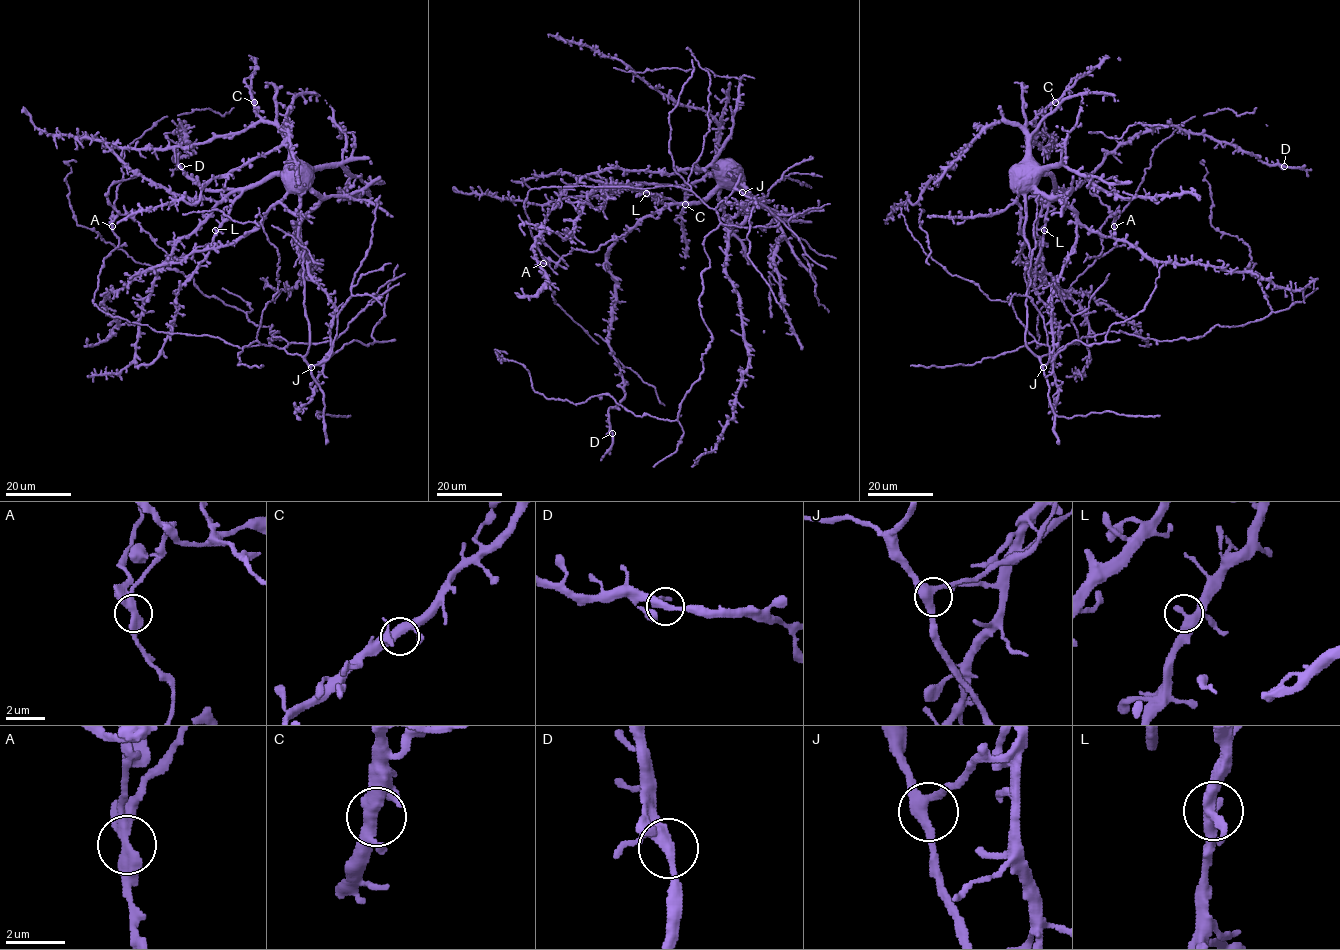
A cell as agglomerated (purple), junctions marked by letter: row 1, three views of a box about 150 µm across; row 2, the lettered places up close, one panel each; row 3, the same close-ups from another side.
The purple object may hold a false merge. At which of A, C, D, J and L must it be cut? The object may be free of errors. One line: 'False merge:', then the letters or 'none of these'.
False merge: A

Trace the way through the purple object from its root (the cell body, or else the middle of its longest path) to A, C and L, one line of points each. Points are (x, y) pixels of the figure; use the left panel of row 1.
A: (299, 176), (303, 356), (156, 332), (103, 312), (93, 300), (104, 259), (118, 245), (112, 226)
C: (299, 176), (299, 167), (281, 131), (255, 111), (253, 102)
L: (299, 176), (296, 182), (291, 183), (285, 175), (273, 175), (248, 186), (235, 199), (228, 217), (215, 230)

